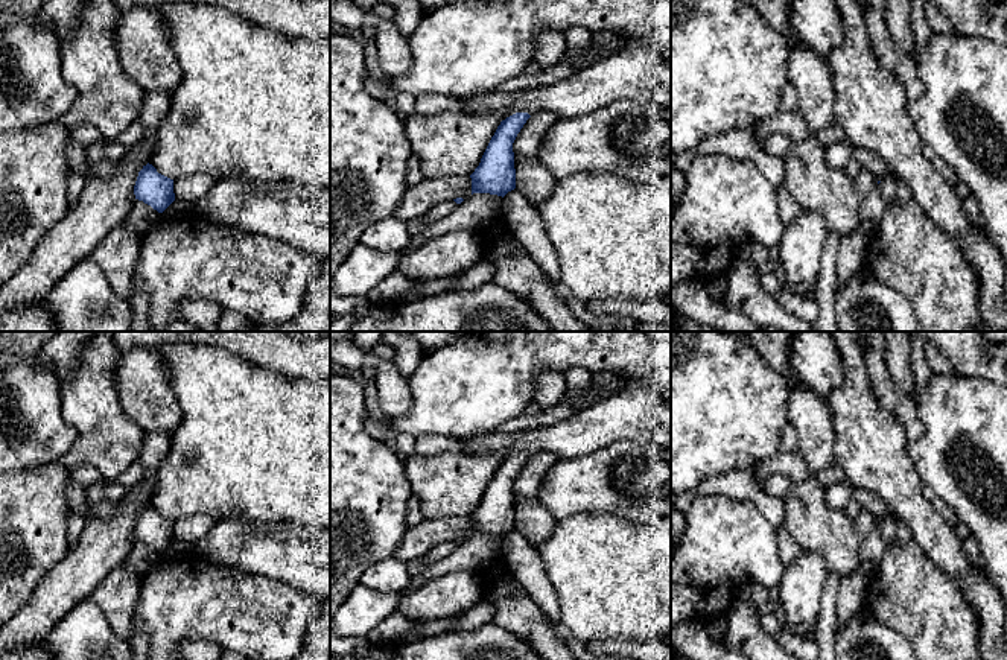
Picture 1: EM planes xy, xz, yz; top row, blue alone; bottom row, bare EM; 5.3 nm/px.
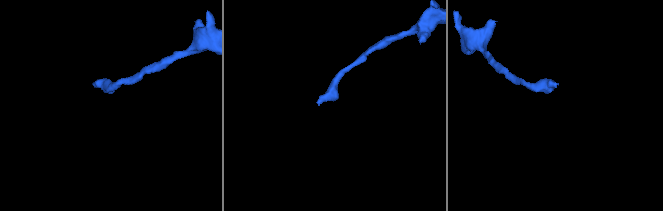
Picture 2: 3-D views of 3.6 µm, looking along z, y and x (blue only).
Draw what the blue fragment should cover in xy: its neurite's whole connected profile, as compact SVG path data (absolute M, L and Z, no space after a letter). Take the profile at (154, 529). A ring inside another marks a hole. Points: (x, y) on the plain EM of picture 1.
M152 505L143 506L134 526L135 540L163 554L173 541L173 520L161 516Z

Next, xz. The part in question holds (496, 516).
M516 453L500 462L479 506L470 516L472 535L490 534L504 538L516 529L513 484L529 458L528 453Z

